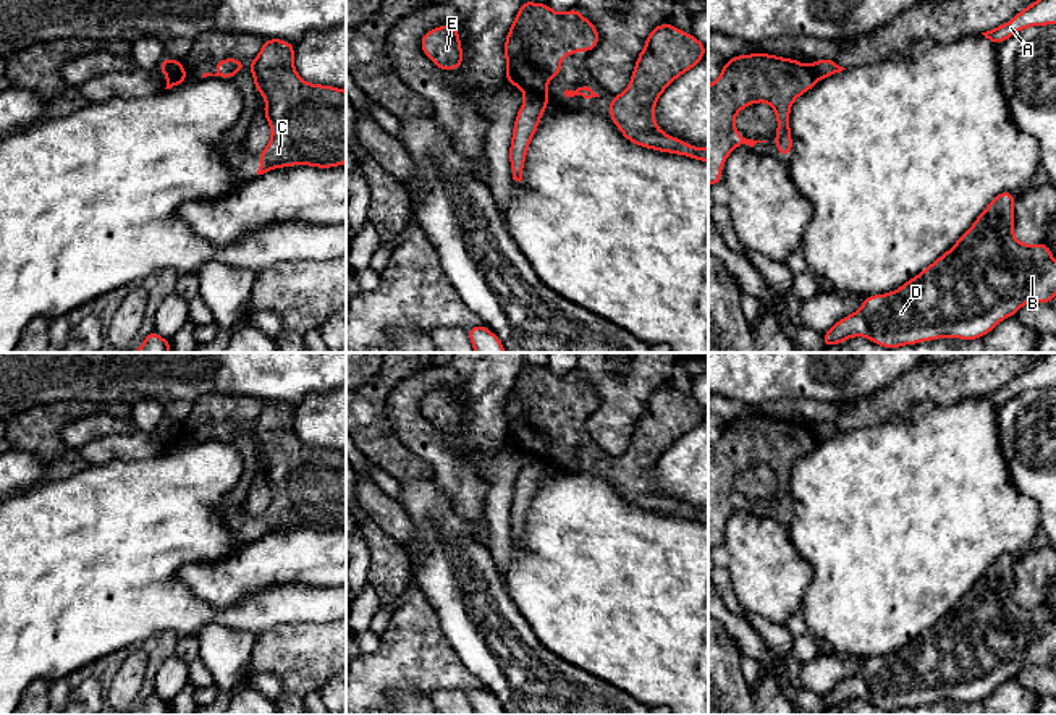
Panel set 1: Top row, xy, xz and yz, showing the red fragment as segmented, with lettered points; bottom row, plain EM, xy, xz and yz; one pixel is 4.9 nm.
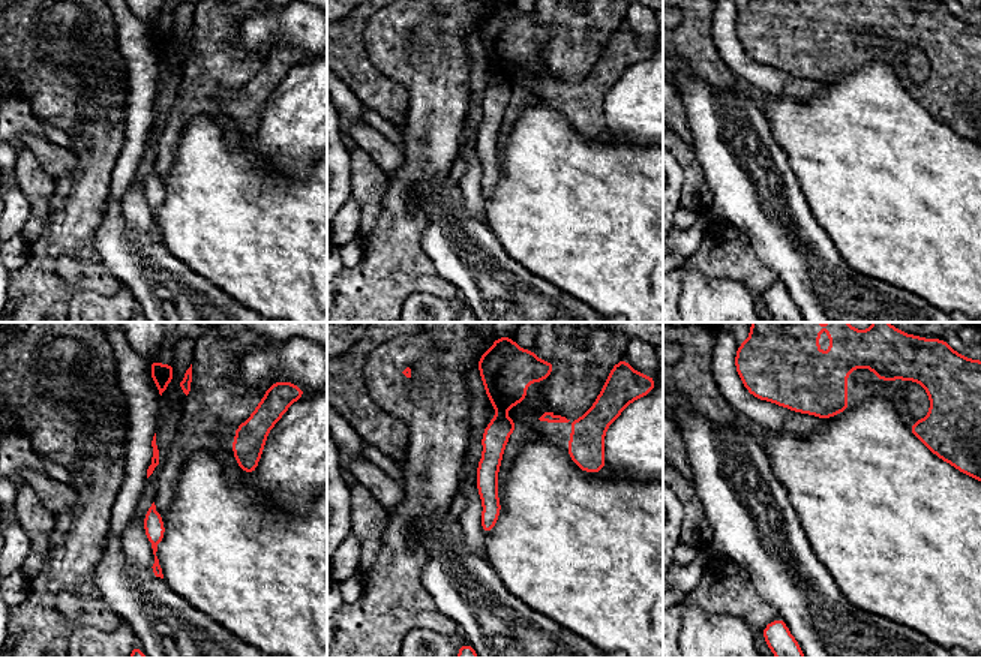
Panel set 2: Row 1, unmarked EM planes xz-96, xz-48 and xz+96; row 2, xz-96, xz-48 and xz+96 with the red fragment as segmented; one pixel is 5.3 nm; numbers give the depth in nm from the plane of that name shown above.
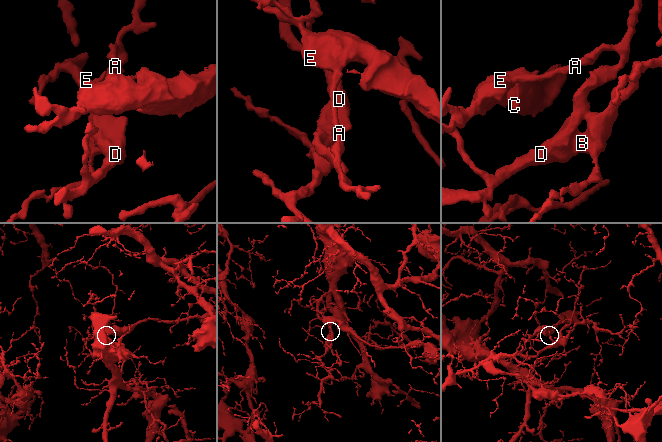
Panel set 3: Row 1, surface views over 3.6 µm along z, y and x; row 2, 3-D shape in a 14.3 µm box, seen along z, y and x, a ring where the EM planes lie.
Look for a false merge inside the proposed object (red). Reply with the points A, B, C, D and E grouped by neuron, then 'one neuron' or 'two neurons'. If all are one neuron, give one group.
A B D / C E; two neurons

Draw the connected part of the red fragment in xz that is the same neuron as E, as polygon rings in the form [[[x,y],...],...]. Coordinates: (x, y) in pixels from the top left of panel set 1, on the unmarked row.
[[[438,388],[420,401],[422,414],[441,432],[451,434],[463,429],[463,411],[458,388]]]

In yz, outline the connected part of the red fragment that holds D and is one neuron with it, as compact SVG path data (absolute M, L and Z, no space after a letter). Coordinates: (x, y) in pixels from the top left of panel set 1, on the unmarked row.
M1007 553L995 558L948 615L940 618L931 628L906 644L901 650L888 657L867 658L854 676L843 679L823 696L823 710L843 705L852 699L865 699L888 712L936 700L977 702L988 697L1001 683L1017 678L1025 665L1050 666L1056 658L1056 623L1048 607L1024 607L1014 600L1016 558L1017 556Z

